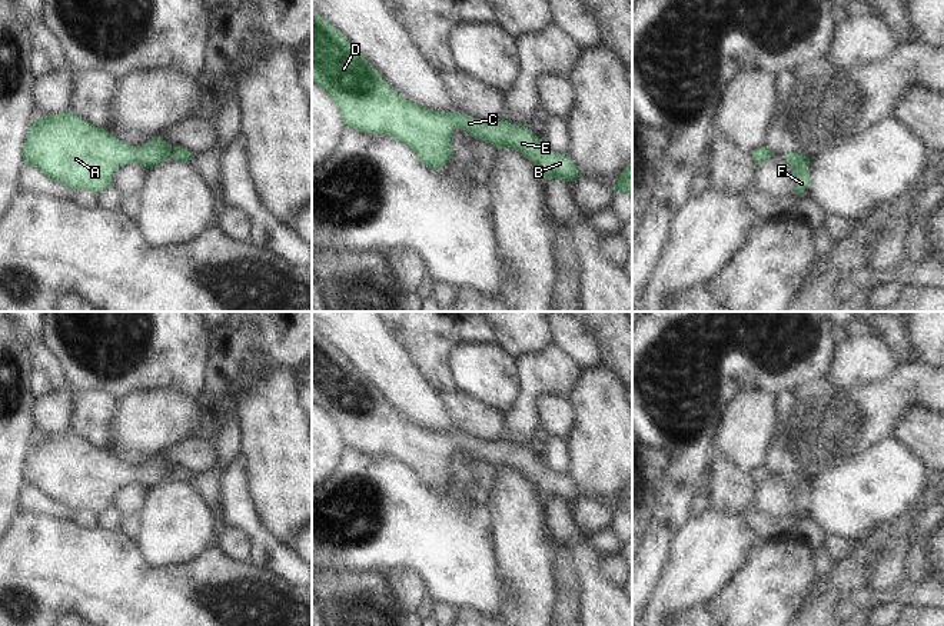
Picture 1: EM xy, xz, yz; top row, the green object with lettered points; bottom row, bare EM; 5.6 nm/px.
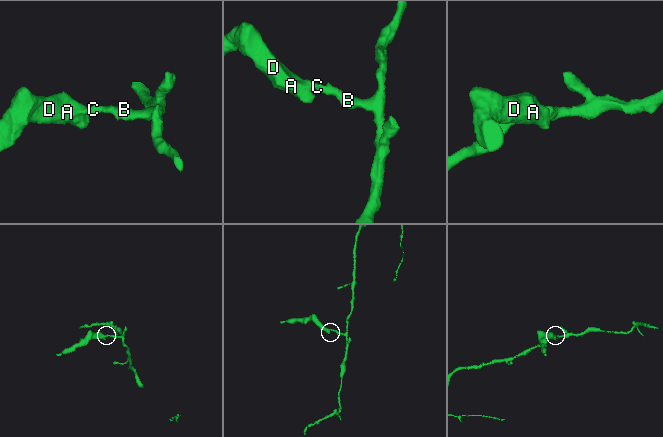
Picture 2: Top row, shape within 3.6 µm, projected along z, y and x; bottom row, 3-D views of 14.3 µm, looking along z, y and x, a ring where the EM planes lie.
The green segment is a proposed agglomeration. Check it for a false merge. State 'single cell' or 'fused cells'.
single cell

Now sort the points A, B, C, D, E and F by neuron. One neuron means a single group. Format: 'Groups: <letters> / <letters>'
Groups: A B C D E F.

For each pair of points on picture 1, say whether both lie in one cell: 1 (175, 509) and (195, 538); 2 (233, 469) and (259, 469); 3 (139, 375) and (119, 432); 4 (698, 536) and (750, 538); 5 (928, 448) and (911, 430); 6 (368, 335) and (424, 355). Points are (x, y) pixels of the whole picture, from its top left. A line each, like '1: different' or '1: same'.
1: same
2: different
3: different
4: same
5: same
6: different

